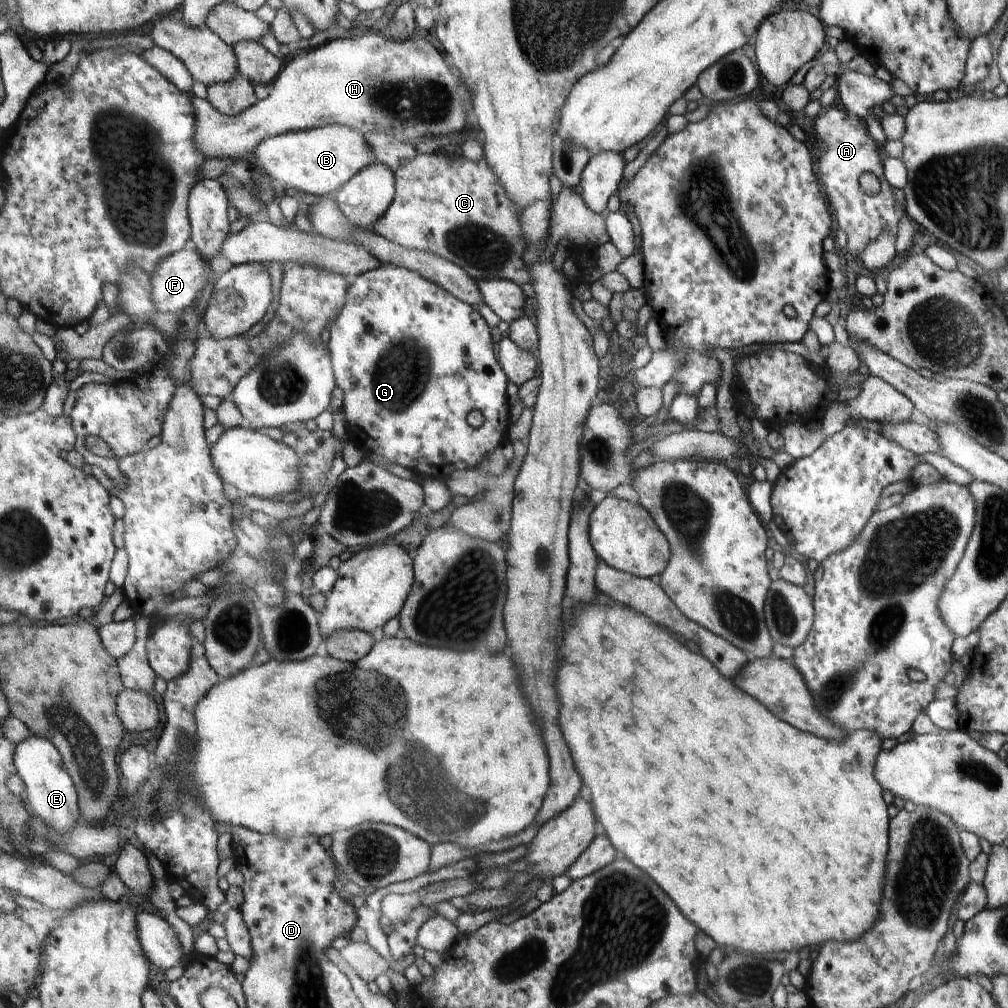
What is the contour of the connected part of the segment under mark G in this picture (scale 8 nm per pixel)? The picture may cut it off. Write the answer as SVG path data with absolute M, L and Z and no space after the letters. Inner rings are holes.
M382 265L380 268L368 271L354 278L347 288L347 297L344 298L344 306L334 321L332 334L328 342L328 350L331 354L332 372L336 377L336 384L344 393L343 410L350 428L356 428L366 442L366 449L372 449L394 464L400 464L404 468L425 477L447 479L452 473L466 468L478 467L500 442L504 440L504 432L510 426L510 410L506 402L506 390L508 390L508 377L504 374L503 366L500 366L499 358L492 352L492 338L490 328L484 322L484 318L461 299L444 290L442 286L423 277L416 271L394 265ZM471 410L478 410L484 416L484 422L479 428L473 428L468 424L466 416Z

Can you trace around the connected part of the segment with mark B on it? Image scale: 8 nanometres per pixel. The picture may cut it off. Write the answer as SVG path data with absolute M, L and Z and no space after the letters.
M339 124L266 138L264 142L260 142L260 146L256 146L250 158L246 158L246 162L264 168L271 179L285 189L295 188L321 197L336 193L343 184L360 170L370 166L374 160L374 154L365 137L352 127Z

